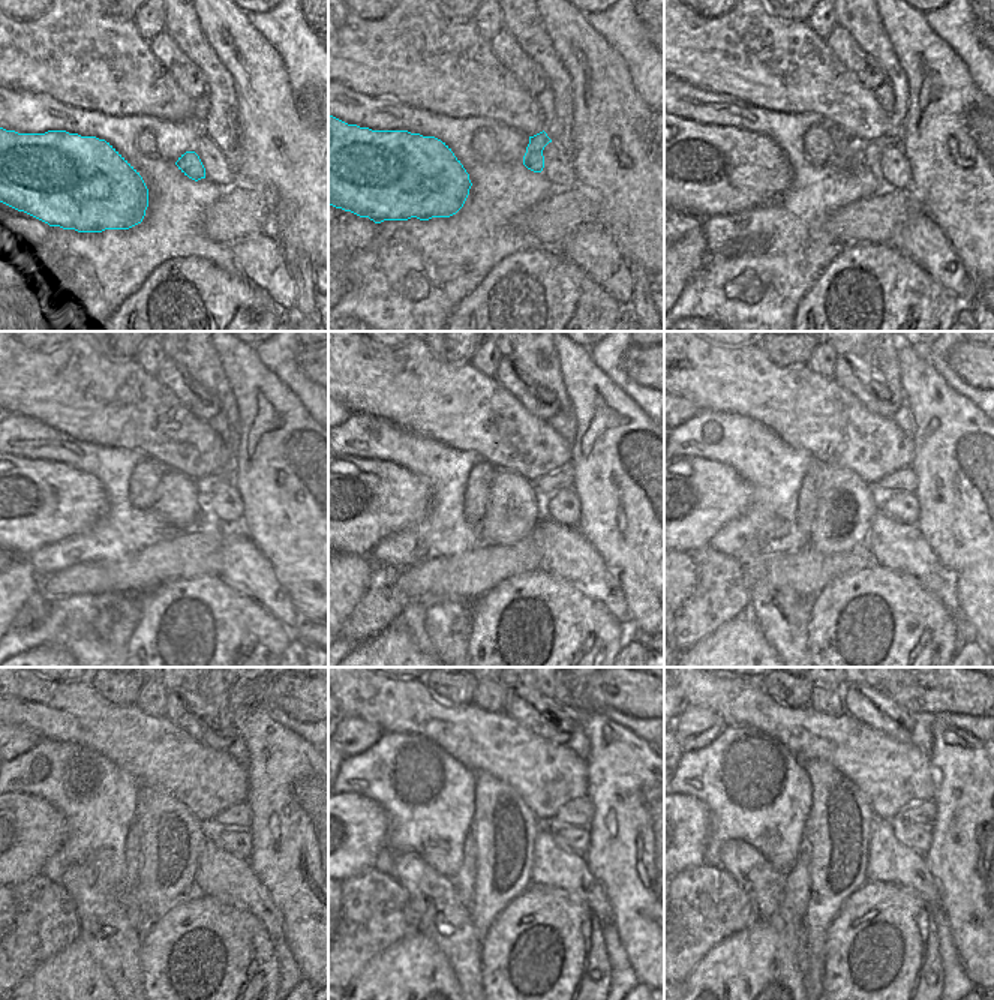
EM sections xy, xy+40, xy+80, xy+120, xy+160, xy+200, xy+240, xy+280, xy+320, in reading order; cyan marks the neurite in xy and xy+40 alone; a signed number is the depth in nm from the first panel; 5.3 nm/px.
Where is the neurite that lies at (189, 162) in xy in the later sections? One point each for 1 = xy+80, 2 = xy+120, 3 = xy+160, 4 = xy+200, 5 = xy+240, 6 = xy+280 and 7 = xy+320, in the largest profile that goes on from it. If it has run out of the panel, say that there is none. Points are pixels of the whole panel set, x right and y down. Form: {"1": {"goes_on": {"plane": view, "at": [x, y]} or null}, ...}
{"1": {"goes_on": {"plane": "xy+80", "at": [871, 150]}}, "2": {"goes_on": {"plane": "xy+120", "at": [206, 486]}}, "3": {"goes_on": {"plane": "xy+160", "at": [547, 485]}}, "4": {"goes_on": {"plane": "xy+200", "at": [904, 479]}}, "5": {"goes_on": {"plane": "xy+240", "at": [239, 816]}}, "6": {"goes_on": {"plane": "xy+280", "at": [579, 813]}}, "7": {"goes_on": {"plane": "xy+320", "at": [922, 813]}}}

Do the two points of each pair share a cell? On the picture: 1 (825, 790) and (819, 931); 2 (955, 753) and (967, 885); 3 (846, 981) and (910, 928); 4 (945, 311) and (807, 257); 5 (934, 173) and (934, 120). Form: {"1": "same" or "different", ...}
{"1": "same", "2": "same", "3": "same", "4": "different", "5": "same"}

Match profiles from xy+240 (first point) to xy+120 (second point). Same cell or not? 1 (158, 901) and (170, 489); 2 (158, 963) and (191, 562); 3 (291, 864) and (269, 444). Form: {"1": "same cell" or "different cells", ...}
{"1": "same cell", "2": "different cells", "3": "same cell"}

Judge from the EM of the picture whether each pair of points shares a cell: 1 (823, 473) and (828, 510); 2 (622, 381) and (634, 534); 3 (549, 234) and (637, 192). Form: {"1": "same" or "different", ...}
{"1": "same", "2": "different", "3": "different"}

